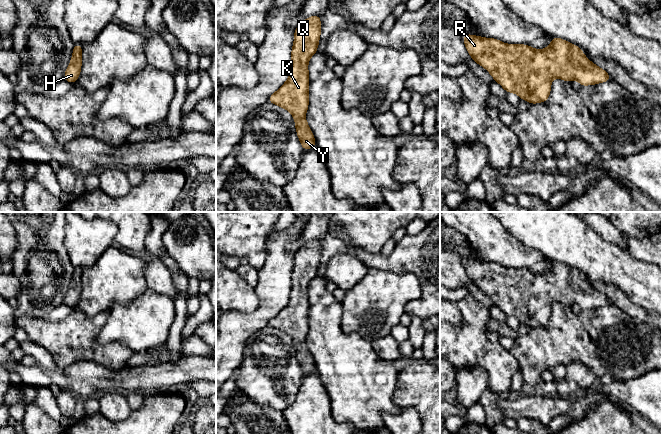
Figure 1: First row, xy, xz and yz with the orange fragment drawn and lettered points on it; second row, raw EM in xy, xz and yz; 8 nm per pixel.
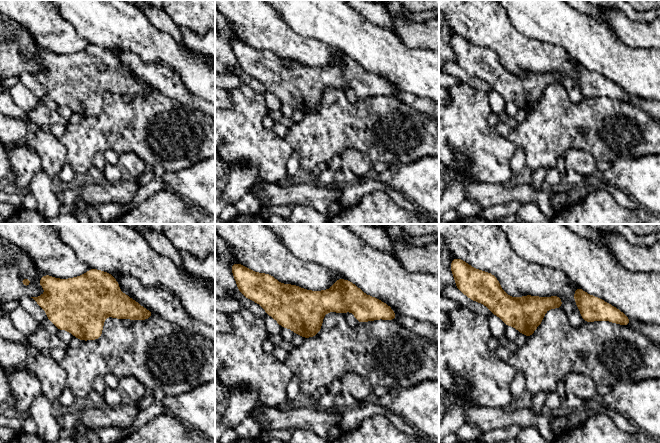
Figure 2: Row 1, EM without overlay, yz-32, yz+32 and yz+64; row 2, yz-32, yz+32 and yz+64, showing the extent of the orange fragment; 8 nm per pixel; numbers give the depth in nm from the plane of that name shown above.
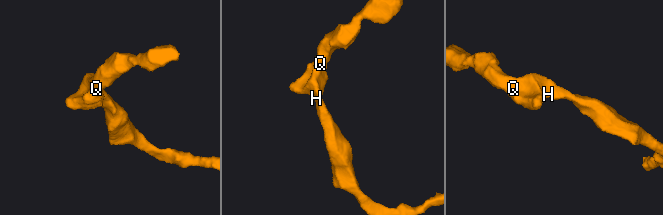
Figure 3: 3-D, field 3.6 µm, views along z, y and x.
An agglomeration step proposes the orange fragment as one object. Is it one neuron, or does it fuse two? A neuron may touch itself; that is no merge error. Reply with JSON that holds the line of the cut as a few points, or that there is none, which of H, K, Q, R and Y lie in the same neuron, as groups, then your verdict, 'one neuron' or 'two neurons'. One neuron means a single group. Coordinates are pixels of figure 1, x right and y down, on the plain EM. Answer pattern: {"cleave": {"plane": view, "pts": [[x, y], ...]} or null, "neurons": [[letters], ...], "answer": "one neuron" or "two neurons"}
{"cleave": null, "neurons": [["H", "K", "Q", "R", "Y"]], "answer": "one neuron"}

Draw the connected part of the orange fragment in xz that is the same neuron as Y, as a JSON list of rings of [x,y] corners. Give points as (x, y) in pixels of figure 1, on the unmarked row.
[[[318,239],[308,241],[297,250],[294,256],[289,301],[267,325],[291,337],[303,374],[316,370],[314,359],[305,339],[309,331],[308,286],[317,276],[320,259],[321,243]]]

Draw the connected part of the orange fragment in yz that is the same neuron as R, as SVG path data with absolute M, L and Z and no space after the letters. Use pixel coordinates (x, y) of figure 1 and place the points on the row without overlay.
M464 258L463 265L471 283L484 291L507 317L516 317L530 328L548 324L554 302L570 307L576 303L582 311L612 305L609 298L593 288L580 271L561 262L553 261L550 269L542 274L524 268L505 268L495 262L471 258Z

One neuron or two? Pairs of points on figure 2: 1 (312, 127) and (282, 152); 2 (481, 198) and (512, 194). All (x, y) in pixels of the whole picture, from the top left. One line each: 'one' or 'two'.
1: two
2: one

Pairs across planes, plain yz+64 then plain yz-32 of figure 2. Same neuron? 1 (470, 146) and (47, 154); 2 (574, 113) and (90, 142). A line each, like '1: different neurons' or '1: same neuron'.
1: same neuron
2: same neuron

